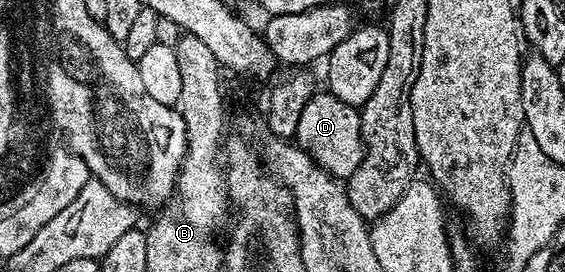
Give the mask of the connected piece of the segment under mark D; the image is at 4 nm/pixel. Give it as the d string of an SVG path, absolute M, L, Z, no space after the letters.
M327 92L313 93L312 98L302 108L302 116L298 116L298 132L295 141L301 150L305 150L311 161L328 174L346 180L362 164L364 141L362 140L362 124L360 110L350 104L342 104L338 96Z

